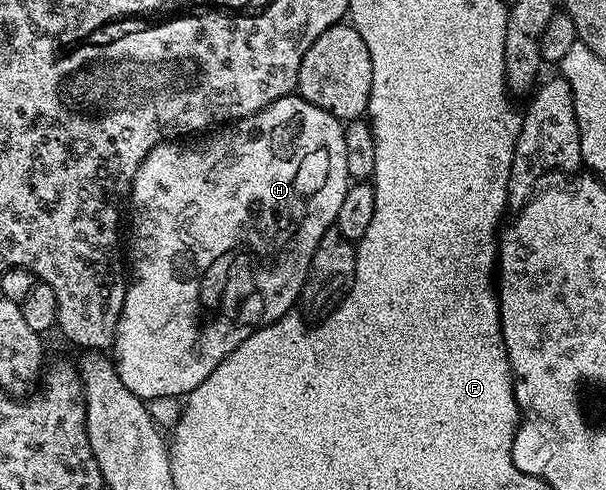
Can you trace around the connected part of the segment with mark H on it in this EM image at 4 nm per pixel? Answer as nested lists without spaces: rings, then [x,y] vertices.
[[[299,95],[276,99],[276,103],[268,103],[268,107],[239,121],[215,128],[197,139],[171,139],[154,145],[136,171],[128,198],[128,284],[112,346],[112,360],[115,371],[120,375],[120,383],[124,383],[132,395],[141,397],[147,403],[162,397],[185,398],[186,394],[200,387],[200,383],[204,383],[204,379],[208,379],[208,375],[212,375],[212,371],[216,371],[222,360],[232,355],[232,351],[236,351],[244,339],[291,312],[302,296],[312,255],[316,255],[320,239],[324,239],[324,235],[335,228],[340,203],[344,203],[344,195],[350,190],[351,184],[343,122]]]

